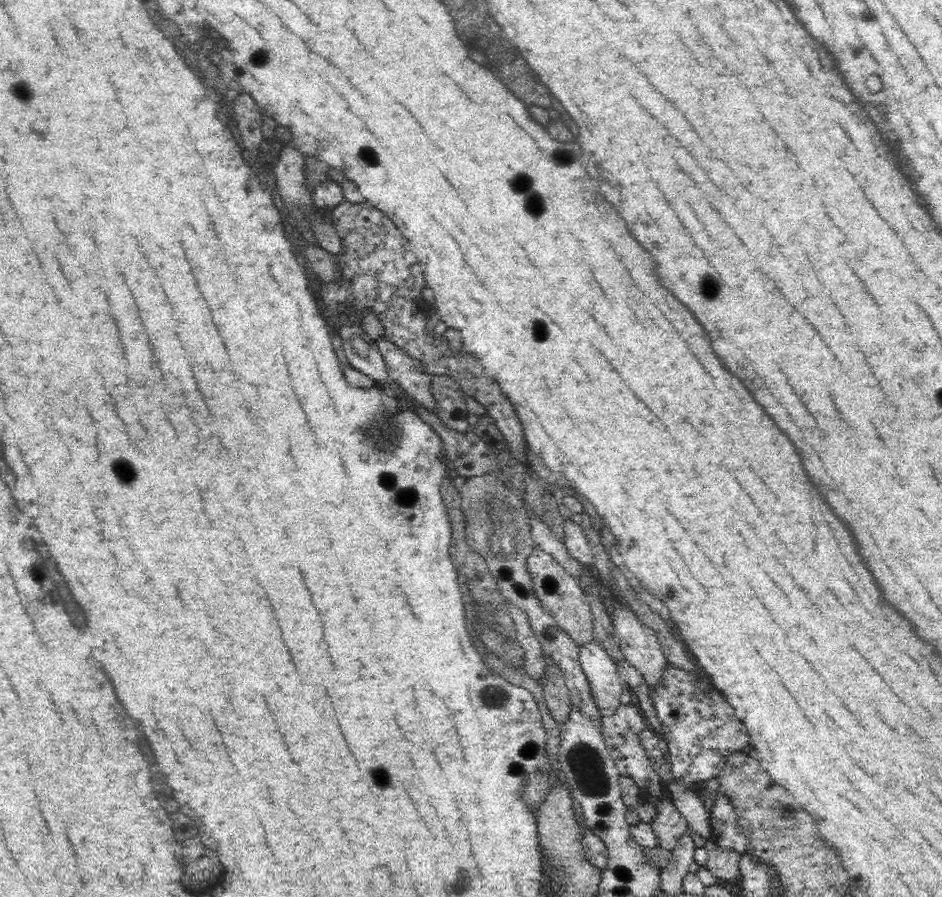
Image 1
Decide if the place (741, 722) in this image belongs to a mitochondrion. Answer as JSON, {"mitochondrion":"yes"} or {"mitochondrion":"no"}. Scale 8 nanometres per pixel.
{"mitochondrion":"no"}

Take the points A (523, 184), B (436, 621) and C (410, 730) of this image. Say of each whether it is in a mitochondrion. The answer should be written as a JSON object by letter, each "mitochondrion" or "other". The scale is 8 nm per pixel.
{"A":"mitochondrion","B":"other","C":"other"}

